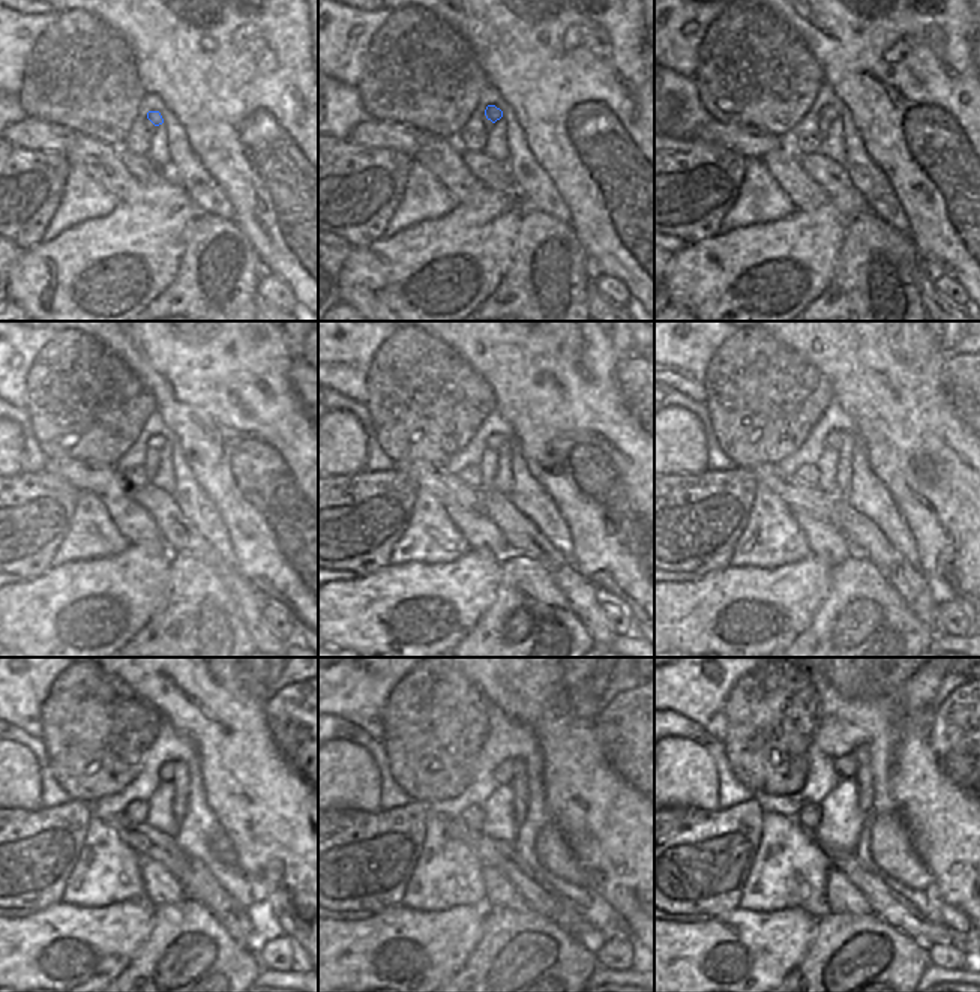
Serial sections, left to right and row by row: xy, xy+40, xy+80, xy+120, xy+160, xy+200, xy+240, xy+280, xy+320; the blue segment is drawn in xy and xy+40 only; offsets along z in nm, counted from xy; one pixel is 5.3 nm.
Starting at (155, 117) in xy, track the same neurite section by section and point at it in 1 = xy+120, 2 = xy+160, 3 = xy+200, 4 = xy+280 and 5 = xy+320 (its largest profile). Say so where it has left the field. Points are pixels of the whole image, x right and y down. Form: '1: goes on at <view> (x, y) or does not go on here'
1: goes on at xy+120 (156, 441)
2: goes on at xy+160 (494, 441)
3: goes on at xy+200 (835, 440)
4: goes on at xy+280 (503, 773)
5: goes on at xy+320 (845, 767)

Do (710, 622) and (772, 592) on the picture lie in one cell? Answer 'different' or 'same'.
same

